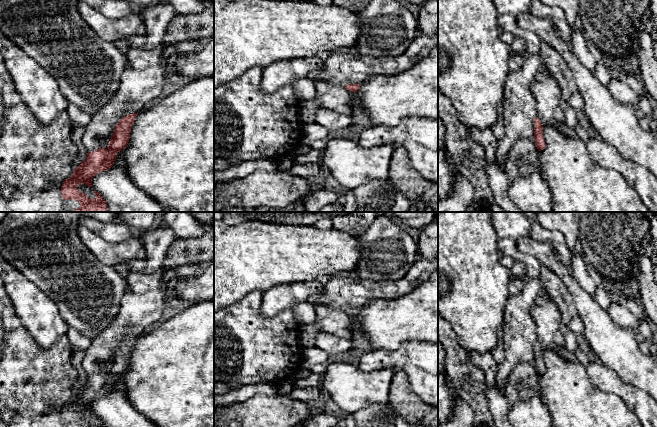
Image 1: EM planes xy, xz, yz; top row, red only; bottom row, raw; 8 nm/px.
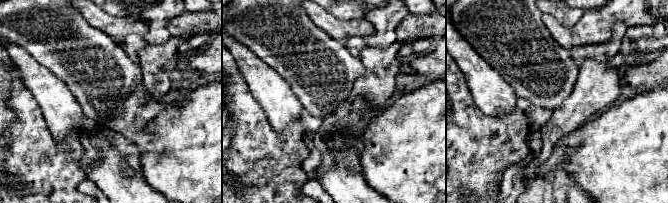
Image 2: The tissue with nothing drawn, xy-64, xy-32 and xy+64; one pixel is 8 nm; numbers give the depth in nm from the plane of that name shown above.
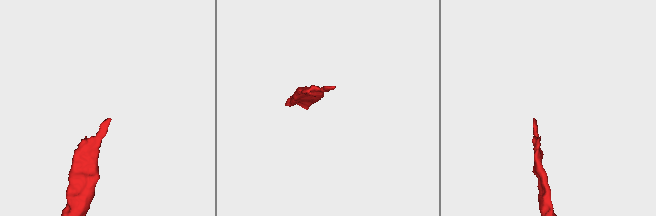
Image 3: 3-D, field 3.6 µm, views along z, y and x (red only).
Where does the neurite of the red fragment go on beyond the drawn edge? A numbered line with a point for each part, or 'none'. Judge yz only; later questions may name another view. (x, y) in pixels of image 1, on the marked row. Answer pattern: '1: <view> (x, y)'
1: yz (545, 88)

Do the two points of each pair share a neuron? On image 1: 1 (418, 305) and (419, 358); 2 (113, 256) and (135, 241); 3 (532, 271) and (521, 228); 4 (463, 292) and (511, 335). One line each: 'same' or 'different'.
1: different
2: same
3: same
4: different

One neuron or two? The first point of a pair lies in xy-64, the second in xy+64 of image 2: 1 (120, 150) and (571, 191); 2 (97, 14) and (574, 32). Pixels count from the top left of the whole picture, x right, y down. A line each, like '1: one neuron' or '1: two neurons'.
1: one neuron
2: one neuron

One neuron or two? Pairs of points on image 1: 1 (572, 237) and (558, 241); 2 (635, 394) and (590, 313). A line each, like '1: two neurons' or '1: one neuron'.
1: two neurons
2: two neurons

